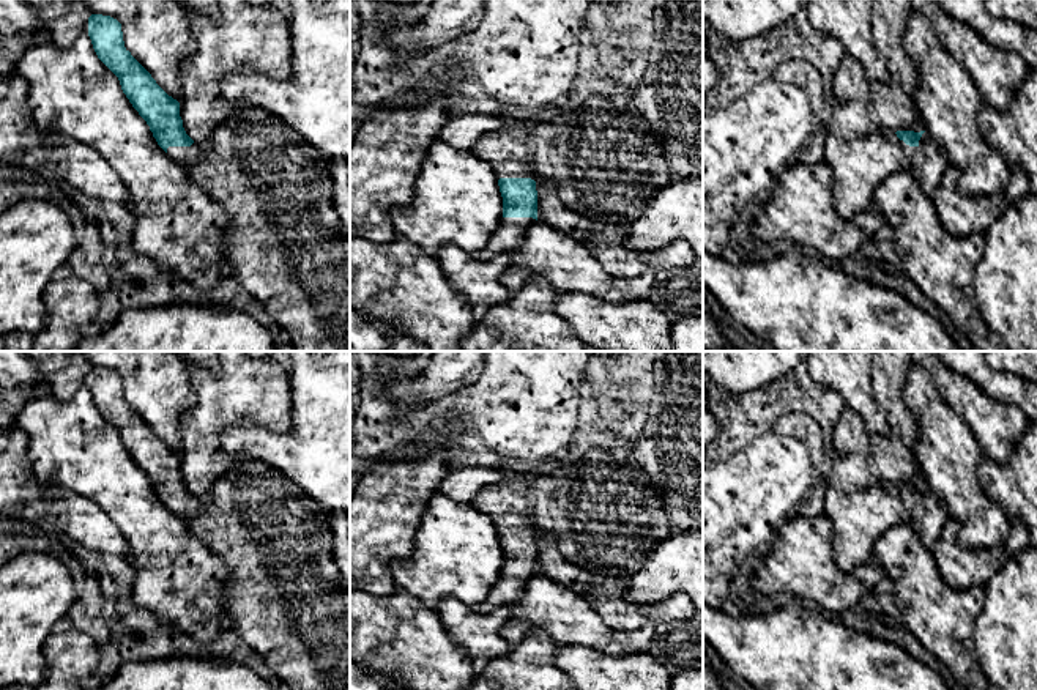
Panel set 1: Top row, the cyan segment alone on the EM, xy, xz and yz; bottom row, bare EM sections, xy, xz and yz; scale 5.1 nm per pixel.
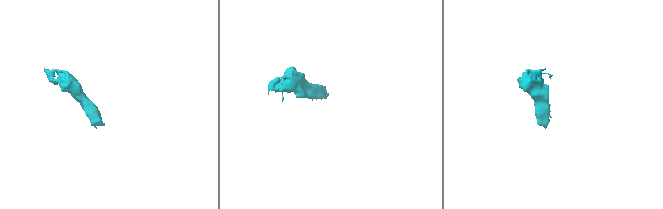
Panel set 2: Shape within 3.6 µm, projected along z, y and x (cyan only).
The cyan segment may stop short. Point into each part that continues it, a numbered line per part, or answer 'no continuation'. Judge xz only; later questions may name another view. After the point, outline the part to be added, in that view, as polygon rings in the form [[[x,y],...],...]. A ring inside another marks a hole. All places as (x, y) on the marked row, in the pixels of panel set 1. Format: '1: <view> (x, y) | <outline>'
1: xz (511, 233) | [[[503,217],[500,228],[490,238],[487,246],[476,252],[474,257],[479,260],[489,260],[503,252],[511,252],[522,246],[530,225],[536,219],[533,217]]]

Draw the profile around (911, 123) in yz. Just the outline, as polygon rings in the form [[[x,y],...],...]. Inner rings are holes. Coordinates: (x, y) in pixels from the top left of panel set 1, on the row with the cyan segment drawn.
[[[872,0],[872,30],[889,63],[890,82],[868,80],[867,112],[875,124],[892,132],[925,131],[912,98],[917,69],[903,47],[911,9],[909,0]]]

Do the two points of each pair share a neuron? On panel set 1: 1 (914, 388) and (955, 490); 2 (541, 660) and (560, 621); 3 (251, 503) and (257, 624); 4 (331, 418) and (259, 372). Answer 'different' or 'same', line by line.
1: same
2: different
3: same
4: different

